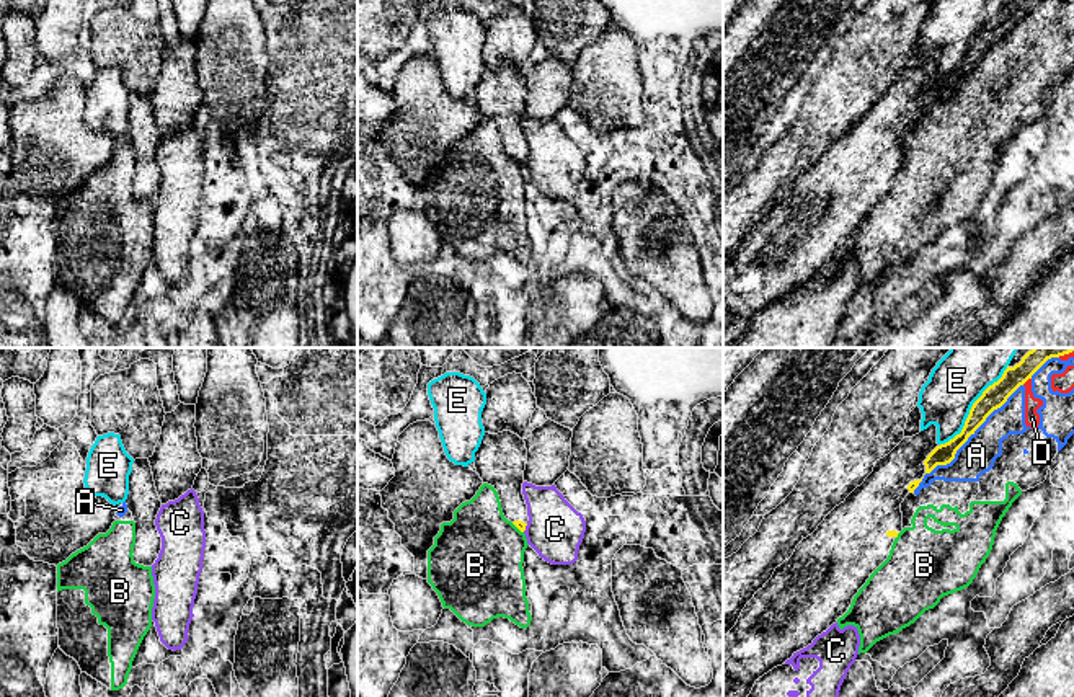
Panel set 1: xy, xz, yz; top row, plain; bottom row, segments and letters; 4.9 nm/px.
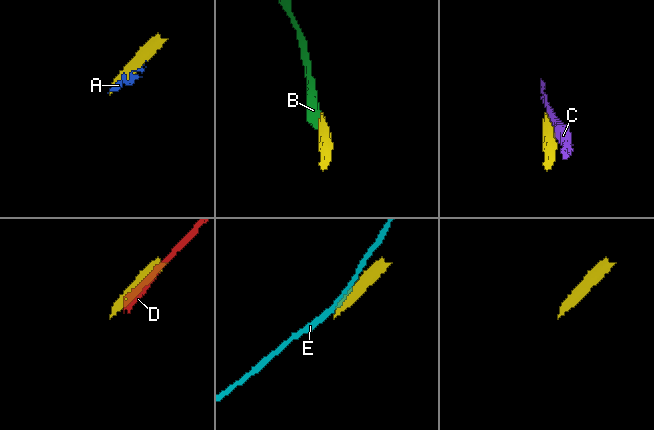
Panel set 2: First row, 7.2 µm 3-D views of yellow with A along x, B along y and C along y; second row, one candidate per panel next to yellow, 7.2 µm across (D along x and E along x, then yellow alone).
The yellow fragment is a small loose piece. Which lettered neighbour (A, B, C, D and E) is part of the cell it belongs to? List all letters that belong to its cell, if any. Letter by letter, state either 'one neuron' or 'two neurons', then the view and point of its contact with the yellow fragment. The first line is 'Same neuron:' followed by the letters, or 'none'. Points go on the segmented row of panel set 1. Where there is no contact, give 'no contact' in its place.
Same neuron: none
A: two neurons; meets yellow in yz at (965, 441)
B: two neurons; meets yellow in xz at (518, 528)
C: two neurons; meets yellow in xz at (524, 528)
D: two neurons; meets yellow in yz at (1025, 381)
E: two neurons; meets yellow in yz at (971, 408)

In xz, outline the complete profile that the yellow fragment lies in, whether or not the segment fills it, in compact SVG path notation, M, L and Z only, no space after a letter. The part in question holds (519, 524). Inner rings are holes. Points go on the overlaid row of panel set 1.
M511 431L485 433L475 452L475 468L483 483L491 485L499 496L503 514L521 532L529 516L522 495L527 449L524 439Z

